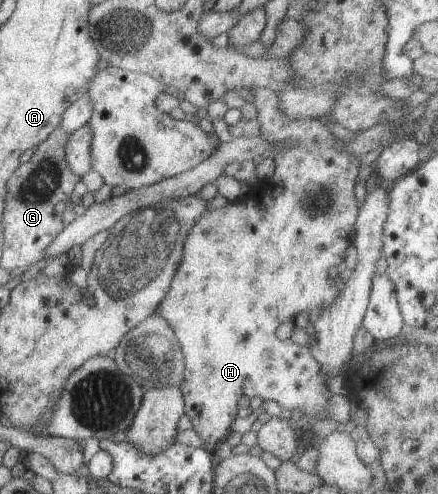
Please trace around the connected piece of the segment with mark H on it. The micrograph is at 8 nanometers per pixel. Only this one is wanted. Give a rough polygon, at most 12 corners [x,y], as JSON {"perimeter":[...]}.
{"perimeter":[[269,89],[285,146],[247,200],[207,210],[154,312],[185,415],[225,441],[242,396],[329,418],[307,347],[328,307],[361,160]]}

